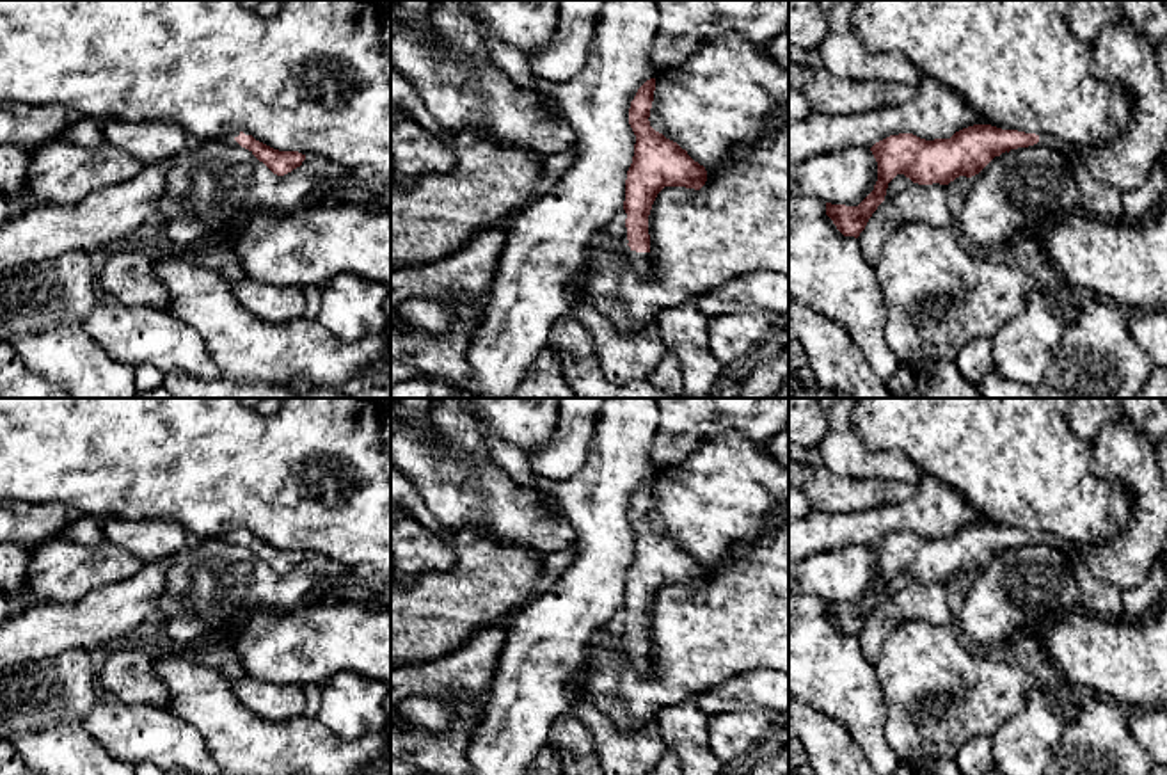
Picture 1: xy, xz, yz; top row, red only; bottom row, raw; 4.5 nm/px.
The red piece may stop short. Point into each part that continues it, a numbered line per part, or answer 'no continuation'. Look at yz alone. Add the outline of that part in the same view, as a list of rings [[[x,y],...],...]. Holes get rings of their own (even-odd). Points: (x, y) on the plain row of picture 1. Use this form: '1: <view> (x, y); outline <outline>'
1: yz (1068, 548); outline [[[1039,528],[1032,530],[1039,535],[1039,540],[1034,544],[1043,544],[1043,546],[1052,546],[1057,547],[1059,551],[1062,551],[1071,562],[1078,560],[1078,551],[1076,551],[1076,544],[1073,544],[1071,540],[1060,539],[1057,535],[1046,533]]]

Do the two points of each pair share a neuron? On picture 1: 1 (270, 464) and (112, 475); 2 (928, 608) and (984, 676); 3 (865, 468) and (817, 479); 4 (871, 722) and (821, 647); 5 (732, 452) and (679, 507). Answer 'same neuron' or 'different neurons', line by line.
1: same neuron
2: different neurons
3: different neurons
4: same neuron
5: same neuron

